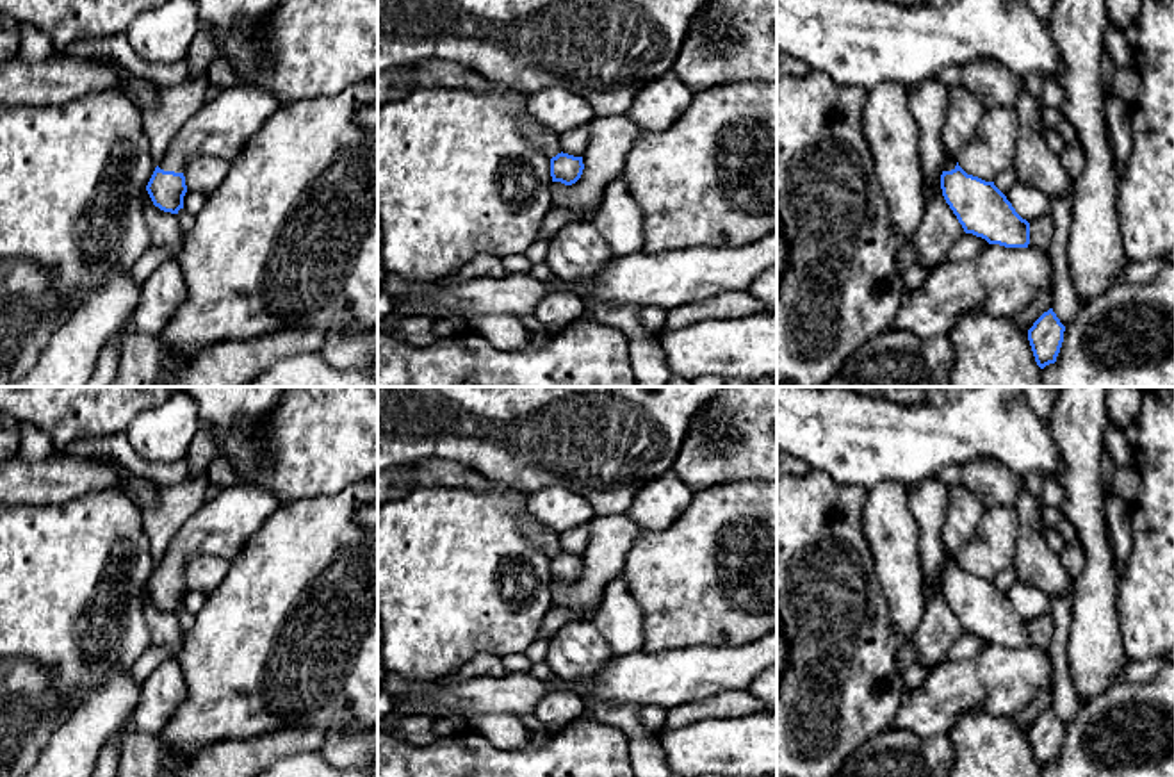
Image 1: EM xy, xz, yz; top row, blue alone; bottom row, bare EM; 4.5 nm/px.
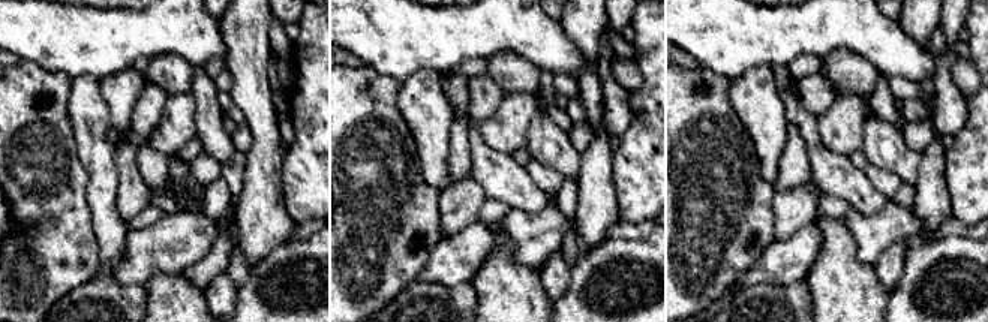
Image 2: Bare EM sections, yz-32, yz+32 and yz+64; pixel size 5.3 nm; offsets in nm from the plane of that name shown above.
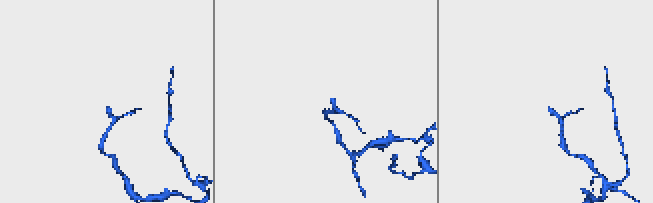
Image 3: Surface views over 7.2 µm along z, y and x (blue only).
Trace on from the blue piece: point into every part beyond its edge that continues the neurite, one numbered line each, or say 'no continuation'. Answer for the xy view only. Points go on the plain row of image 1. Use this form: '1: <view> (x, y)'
1: xy (221, 526)

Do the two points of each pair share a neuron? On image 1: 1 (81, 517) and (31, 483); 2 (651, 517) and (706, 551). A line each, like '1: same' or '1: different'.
1: different
2: different

